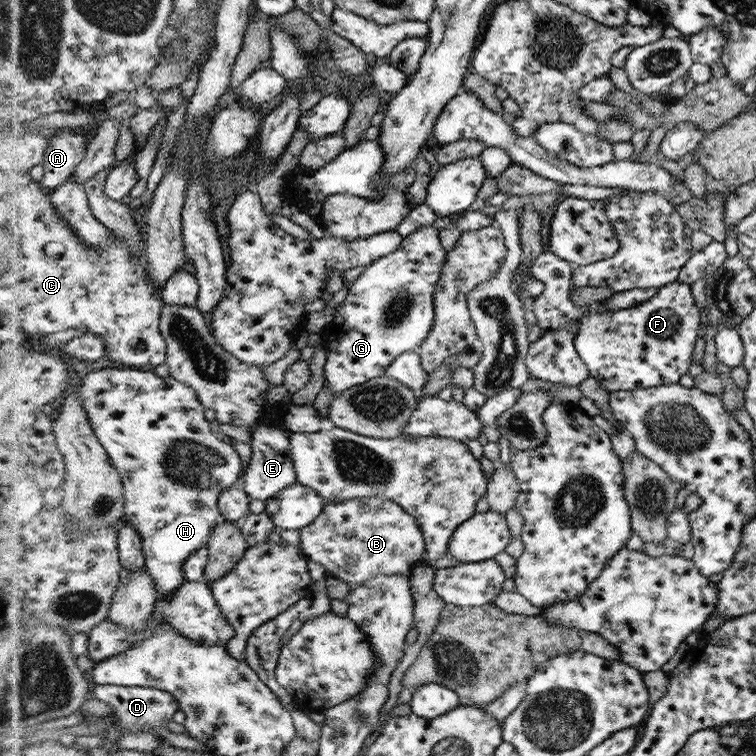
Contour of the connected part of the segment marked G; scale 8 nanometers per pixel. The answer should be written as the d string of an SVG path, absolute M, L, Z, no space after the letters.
M428 225L406 236L393 253L374 261L356 278L330 323L330 329L333 330L331 338L322 341L327 355L324 387L330 388L333 396L385 375L385 370L394 359L402 353L418 350L434 324L433 294L446 257L446 250L440 244L438 229L434 225Z

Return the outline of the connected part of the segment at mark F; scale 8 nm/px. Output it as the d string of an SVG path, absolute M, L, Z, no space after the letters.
M672 282L661 286L650 300L623 309L611 309L602 301L595 301L585 308L583 315L577 318L579 323L573 343L589 370L589 376L609 392L674 384L688 372L690 354L694 352L700 332L700 312L690 292L690 285Z

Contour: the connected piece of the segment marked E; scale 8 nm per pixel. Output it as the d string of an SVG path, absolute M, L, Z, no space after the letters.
M259 426L252 434L252 459L244 475L244 489L252 499L268 500L276 497L281 490L298 483L297 470L292 457L292 439L286 429Z

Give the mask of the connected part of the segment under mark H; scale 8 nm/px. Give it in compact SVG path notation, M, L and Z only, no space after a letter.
M107 367L86 375L80 392L90 422L121 472L127 498L126 520L134 523L144 537L147 569L156 579L159 601L170 598L188 581L185 564L192 553L209 547L212 532L223 516L219 506L221 494L240 482L242 456L206 420L207 408L194 387L171 374L162 377L151 368Z

